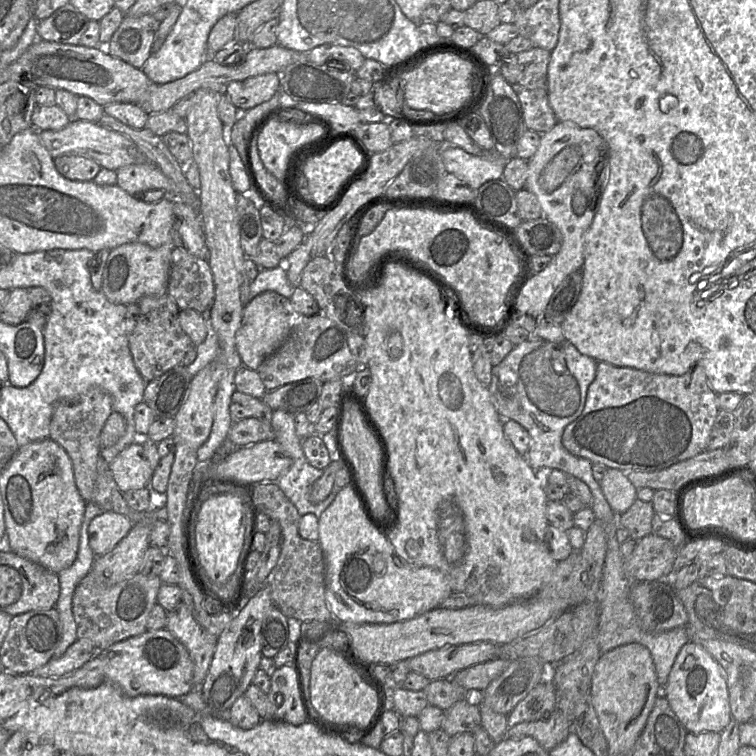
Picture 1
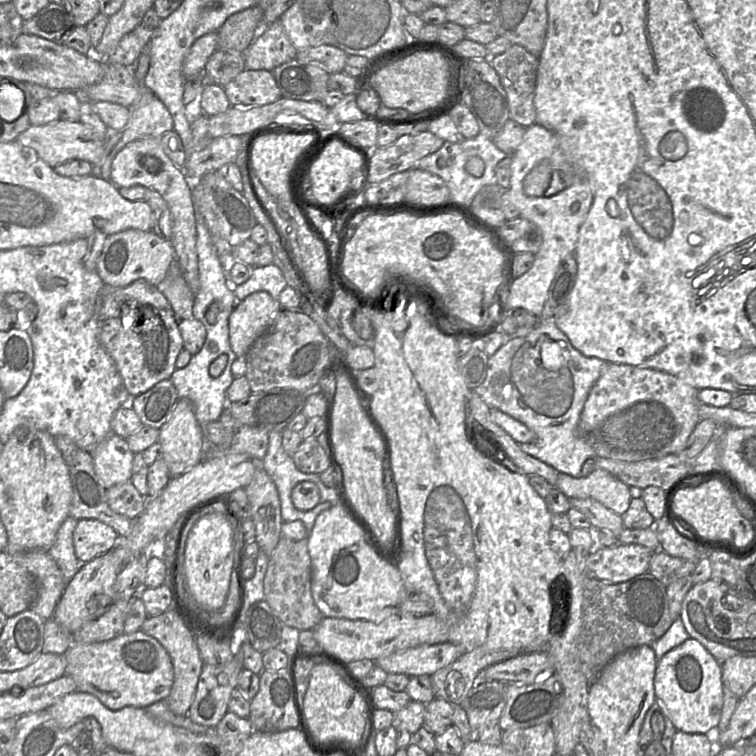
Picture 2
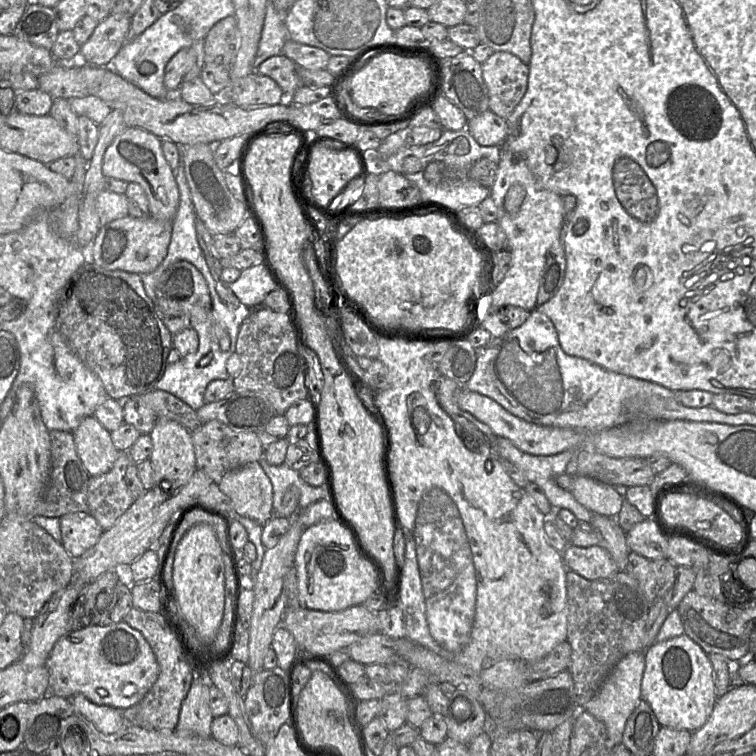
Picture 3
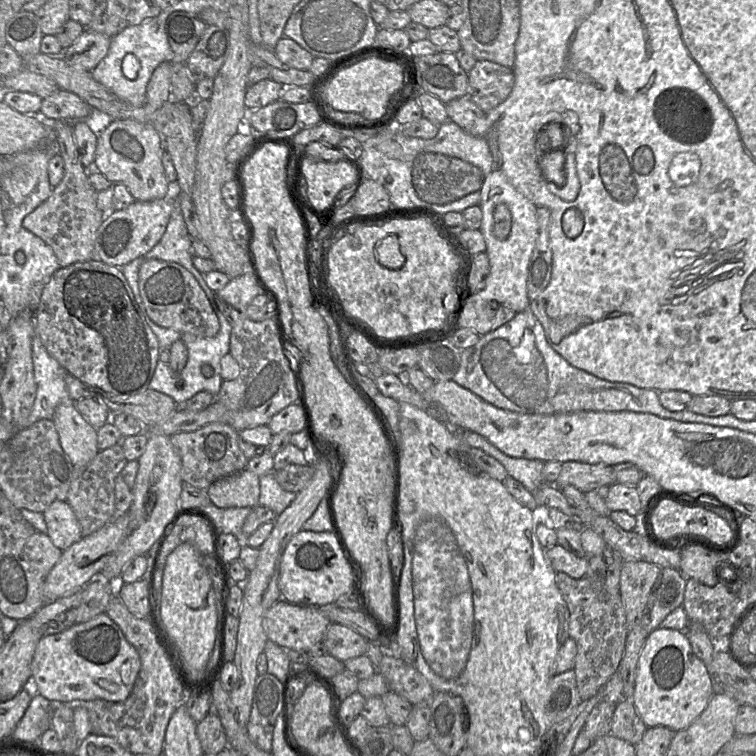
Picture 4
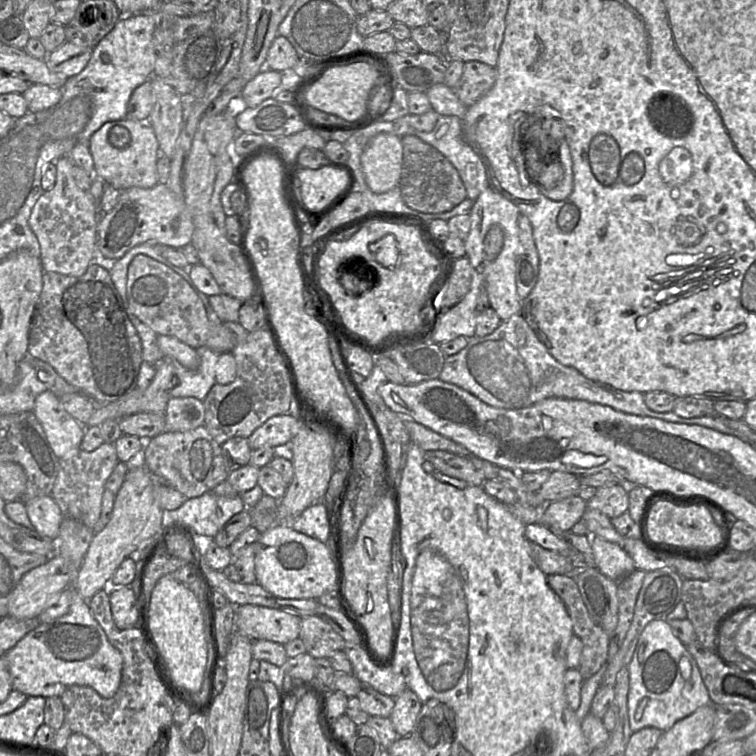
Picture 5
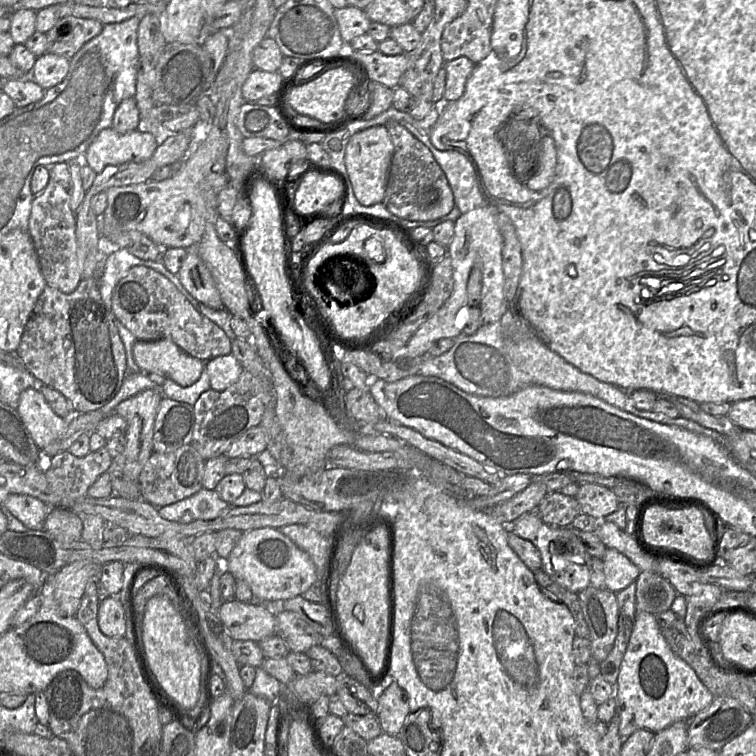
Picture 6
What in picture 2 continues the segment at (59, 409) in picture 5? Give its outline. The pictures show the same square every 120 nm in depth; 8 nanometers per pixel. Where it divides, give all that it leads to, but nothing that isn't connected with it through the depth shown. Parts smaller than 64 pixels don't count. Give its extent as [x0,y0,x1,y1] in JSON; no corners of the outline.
[89,432,134,489]

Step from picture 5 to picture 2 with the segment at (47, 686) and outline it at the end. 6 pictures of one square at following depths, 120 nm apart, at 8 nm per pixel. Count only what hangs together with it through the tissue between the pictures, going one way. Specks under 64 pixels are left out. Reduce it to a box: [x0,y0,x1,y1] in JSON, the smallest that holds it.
[64,630,174,711]

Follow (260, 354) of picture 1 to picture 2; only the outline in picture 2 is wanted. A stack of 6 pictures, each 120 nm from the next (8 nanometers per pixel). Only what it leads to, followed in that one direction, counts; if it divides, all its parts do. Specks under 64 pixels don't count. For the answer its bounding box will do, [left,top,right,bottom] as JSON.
[228,291,281,357]

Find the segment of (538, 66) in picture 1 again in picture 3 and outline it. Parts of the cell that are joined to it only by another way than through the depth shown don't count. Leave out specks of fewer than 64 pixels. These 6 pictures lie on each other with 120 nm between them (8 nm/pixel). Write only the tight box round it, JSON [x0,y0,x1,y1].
[482,52,529,120]

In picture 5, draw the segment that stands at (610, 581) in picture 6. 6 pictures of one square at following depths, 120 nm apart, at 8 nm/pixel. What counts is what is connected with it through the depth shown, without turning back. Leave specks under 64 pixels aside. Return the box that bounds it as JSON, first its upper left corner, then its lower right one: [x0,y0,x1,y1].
[591,536,636,581]

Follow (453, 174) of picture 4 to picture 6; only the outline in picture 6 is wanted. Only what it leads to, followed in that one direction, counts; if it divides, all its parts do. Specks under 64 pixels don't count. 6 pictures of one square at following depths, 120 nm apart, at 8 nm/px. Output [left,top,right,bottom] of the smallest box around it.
[382,121,456,221]

